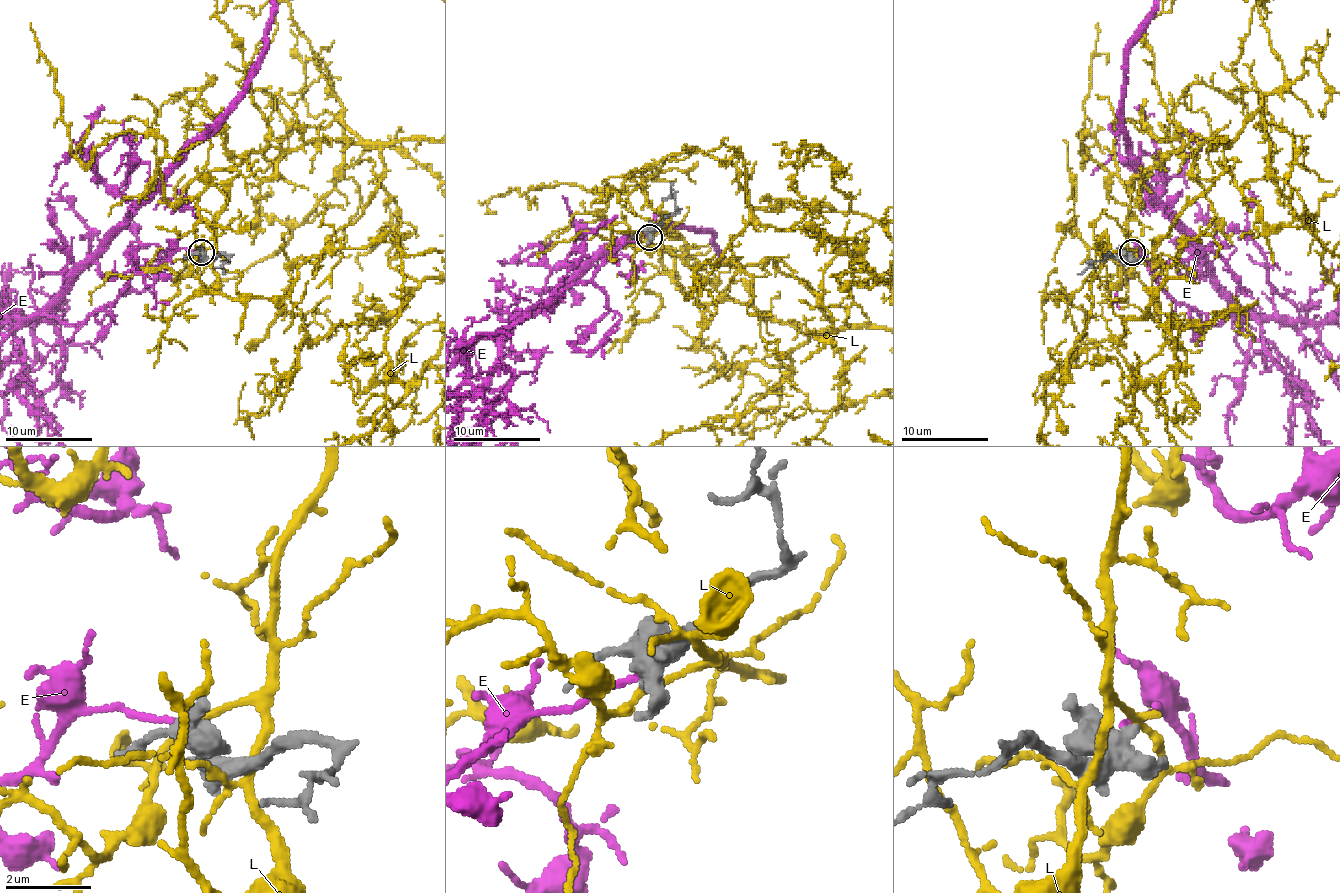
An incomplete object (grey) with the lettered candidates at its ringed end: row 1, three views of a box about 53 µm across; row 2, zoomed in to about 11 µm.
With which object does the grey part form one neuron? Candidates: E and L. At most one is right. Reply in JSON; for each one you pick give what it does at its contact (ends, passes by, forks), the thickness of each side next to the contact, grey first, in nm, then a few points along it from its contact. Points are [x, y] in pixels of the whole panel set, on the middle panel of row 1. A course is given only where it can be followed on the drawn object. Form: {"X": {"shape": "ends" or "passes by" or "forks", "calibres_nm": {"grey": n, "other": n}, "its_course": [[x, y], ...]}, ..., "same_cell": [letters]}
{"same_cell": []}

